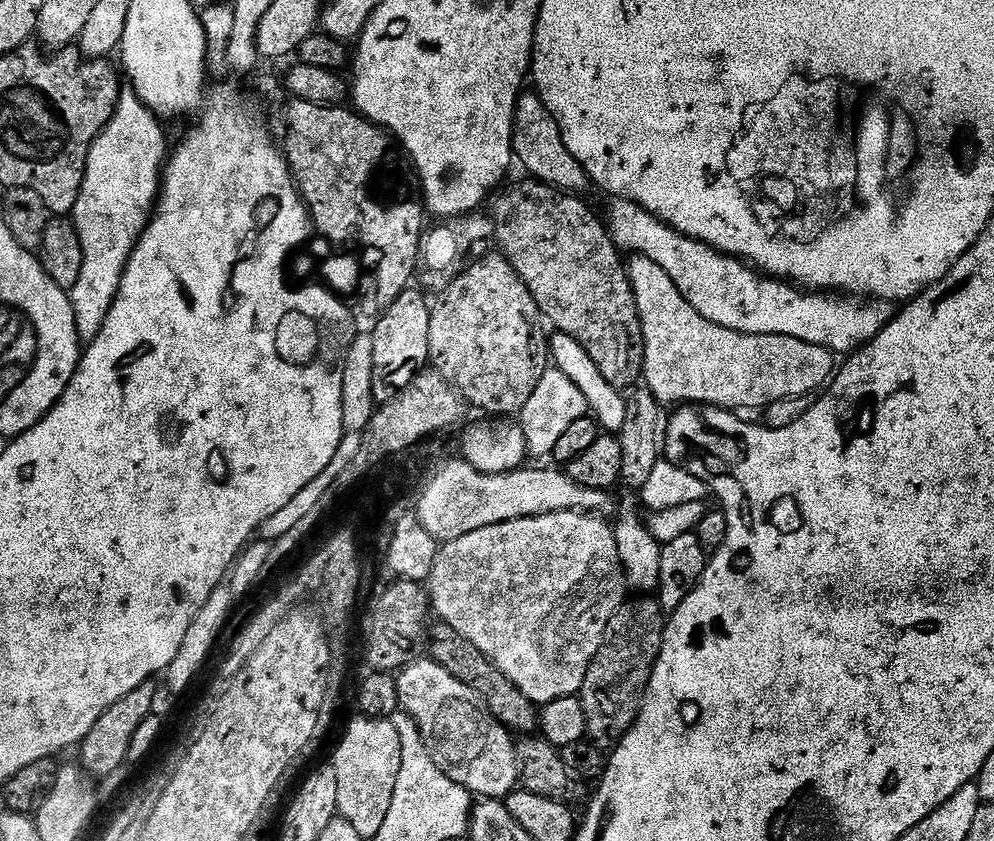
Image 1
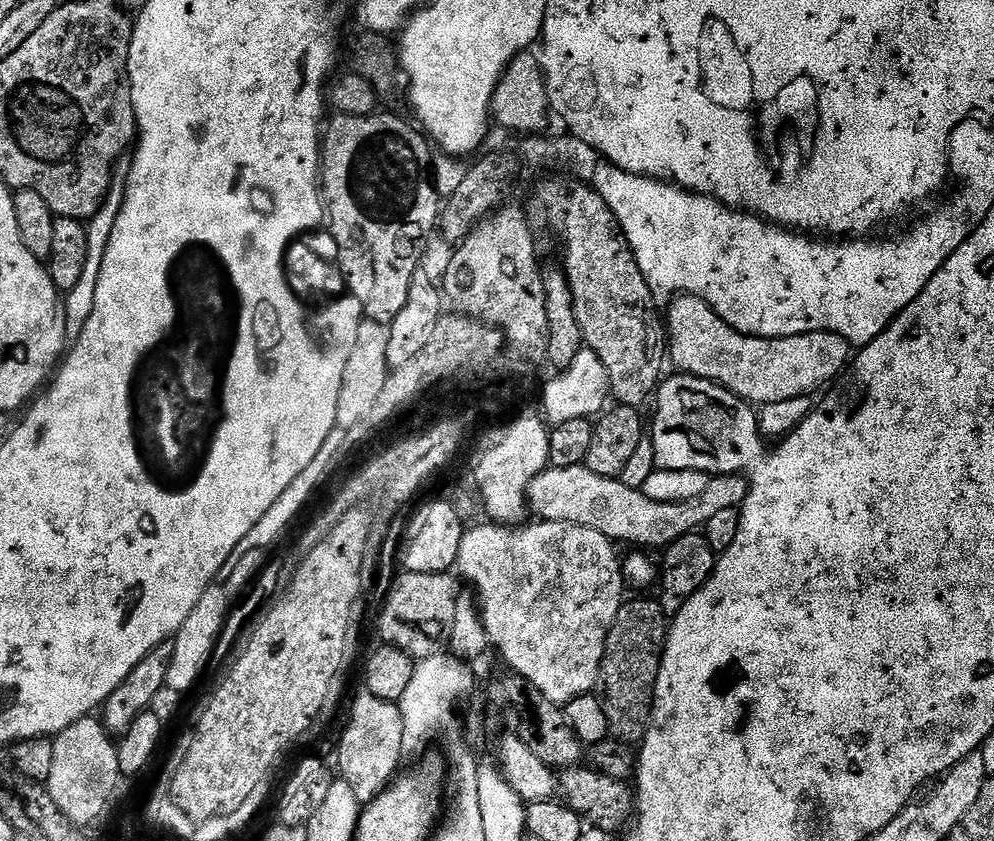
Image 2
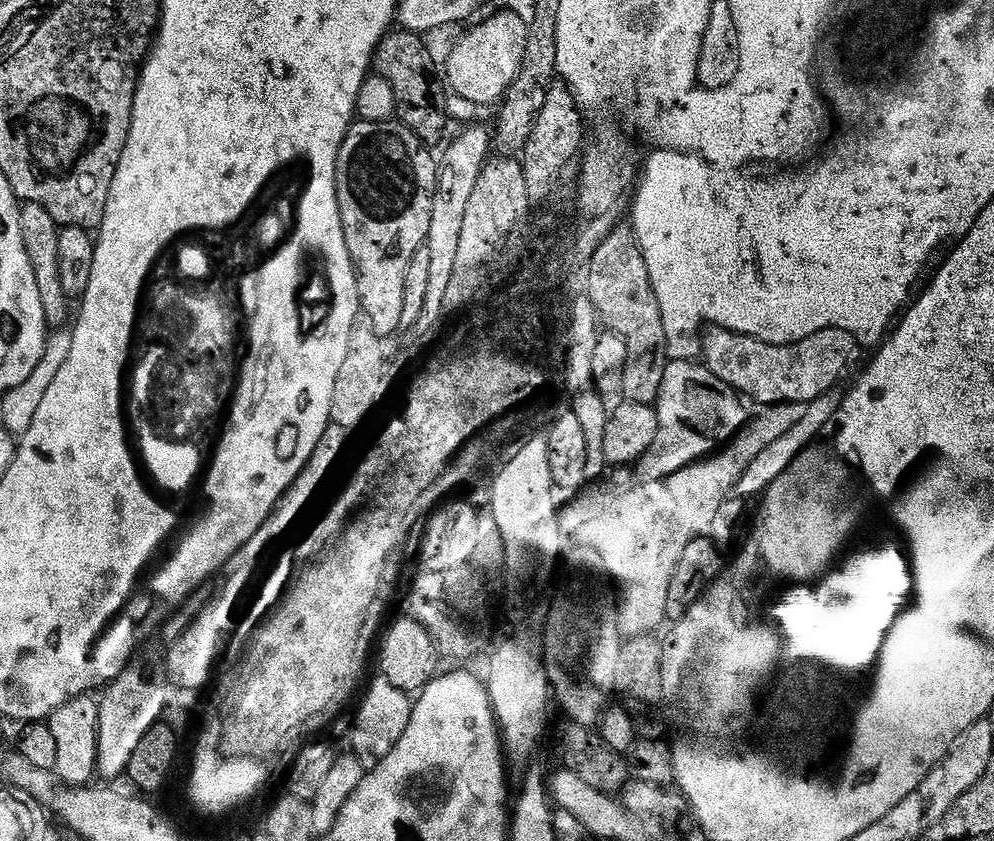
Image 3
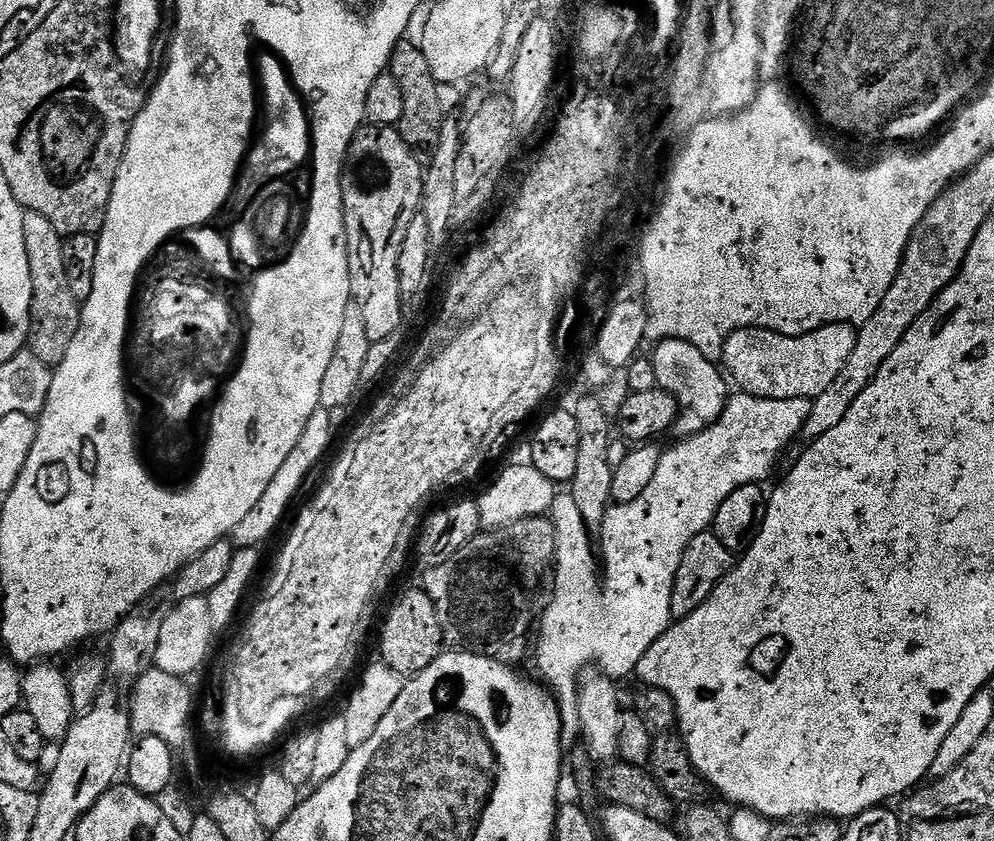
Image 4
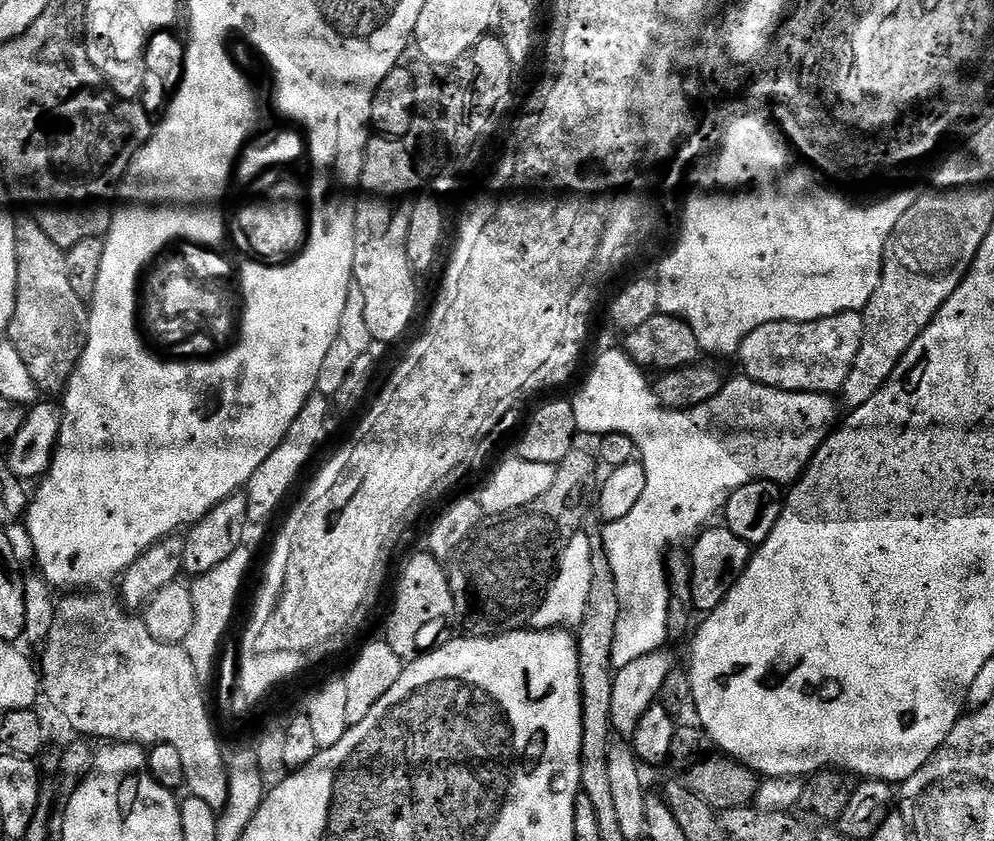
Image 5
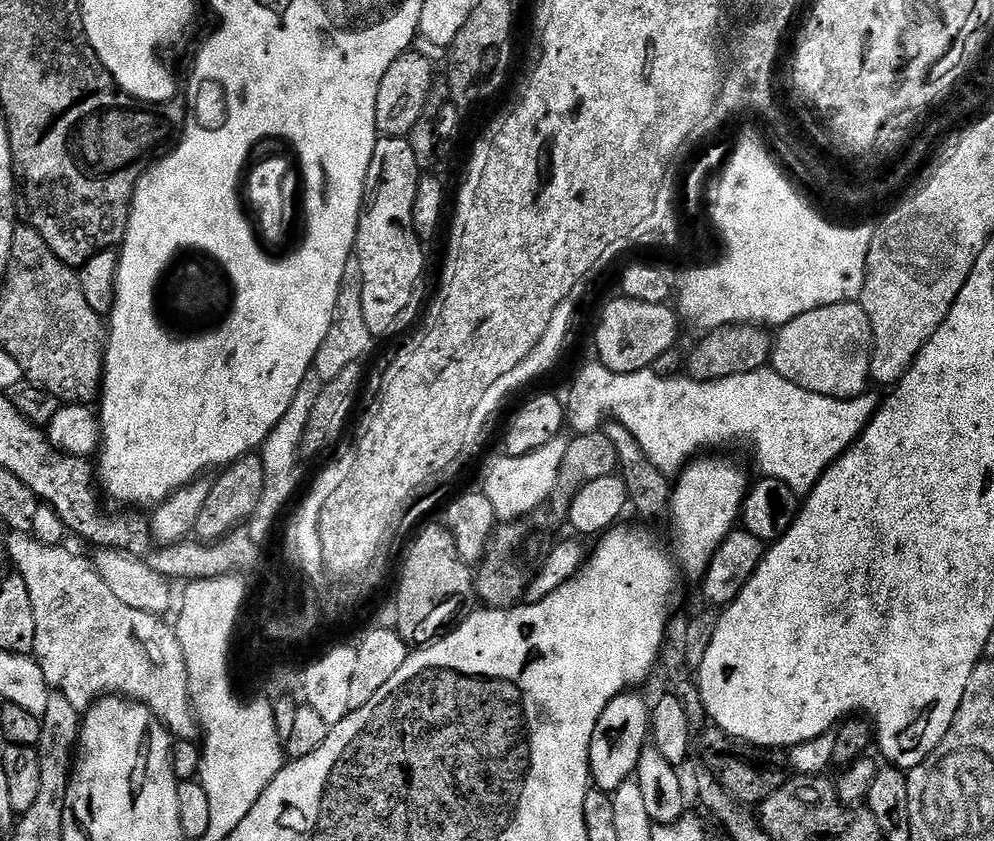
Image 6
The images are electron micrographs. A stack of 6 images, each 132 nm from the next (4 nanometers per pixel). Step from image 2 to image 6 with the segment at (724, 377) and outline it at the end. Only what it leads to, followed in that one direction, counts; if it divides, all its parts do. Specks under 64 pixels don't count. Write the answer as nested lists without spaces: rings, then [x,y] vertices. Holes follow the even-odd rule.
[[[861,304],[822,306],[794,318],[775,333],[770,367],[808,392],[849,400],[863,396],[869,387],[872,346],[870,318]]]

